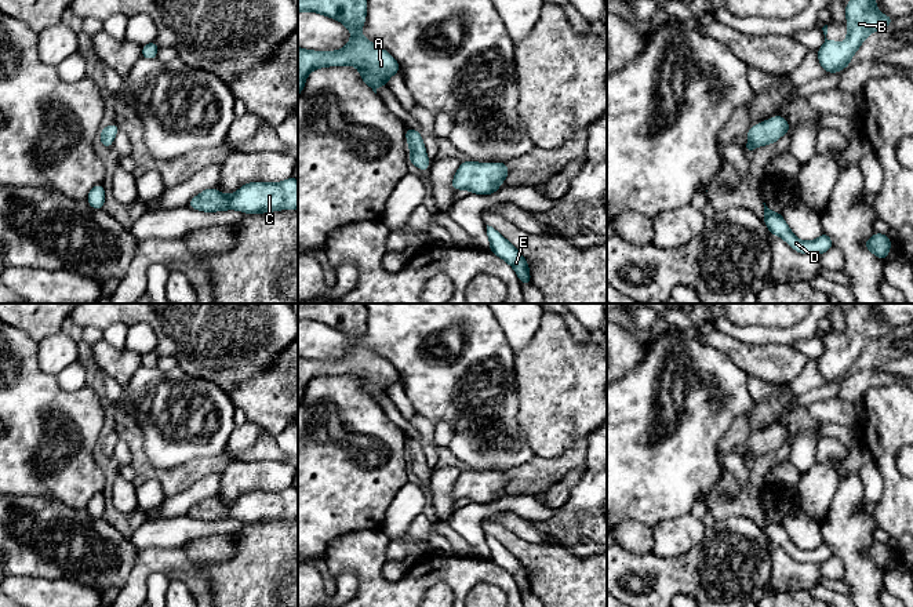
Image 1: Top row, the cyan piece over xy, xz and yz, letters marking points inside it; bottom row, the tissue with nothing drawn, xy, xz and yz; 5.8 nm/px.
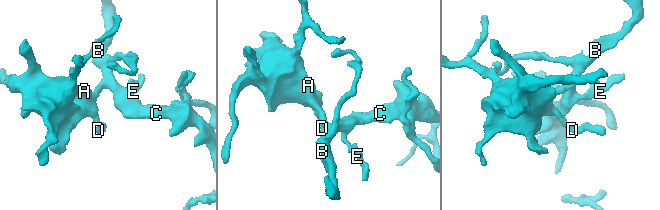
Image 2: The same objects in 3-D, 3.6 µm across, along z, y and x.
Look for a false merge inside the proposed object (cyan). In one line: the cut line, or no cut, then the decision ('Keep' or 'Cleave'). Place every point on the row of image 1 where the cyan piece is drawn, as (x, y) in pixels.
No split. Keep

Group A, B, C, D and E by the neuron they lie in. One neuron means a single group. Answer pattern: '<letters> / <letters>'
A B C D E

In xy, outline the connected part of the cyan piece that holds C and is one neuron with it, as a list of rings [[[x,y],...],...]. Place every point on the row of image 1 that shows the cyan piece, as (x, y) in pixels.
[[[291,177],[276,183],[250,182],[229,196],[208,188],[194,196],[188,206],[205,212],[239,210],[245,214],[261,214],[298,210],[298,181]]]

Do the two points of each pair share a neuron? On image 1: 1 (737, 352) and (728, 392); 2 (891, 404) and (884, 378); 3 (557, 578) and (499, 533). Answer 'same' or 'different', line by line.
1: different
2: different
3: same

